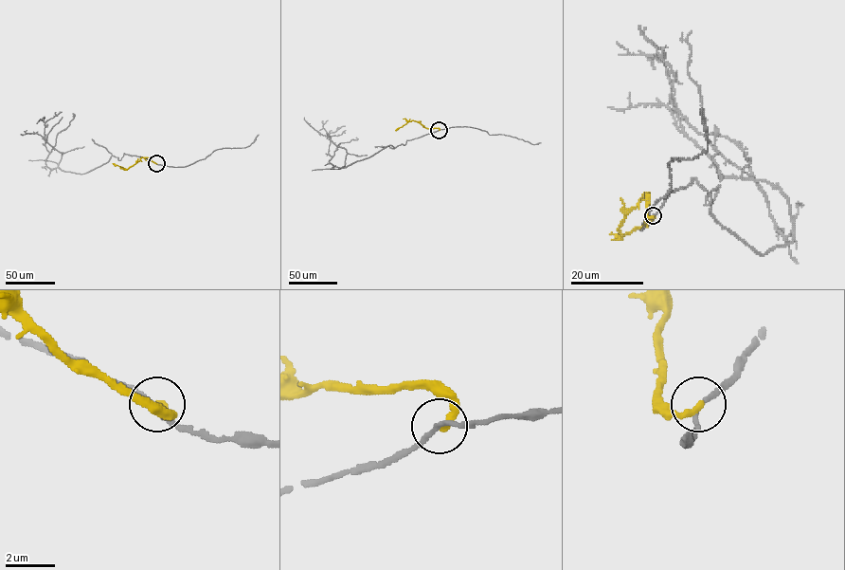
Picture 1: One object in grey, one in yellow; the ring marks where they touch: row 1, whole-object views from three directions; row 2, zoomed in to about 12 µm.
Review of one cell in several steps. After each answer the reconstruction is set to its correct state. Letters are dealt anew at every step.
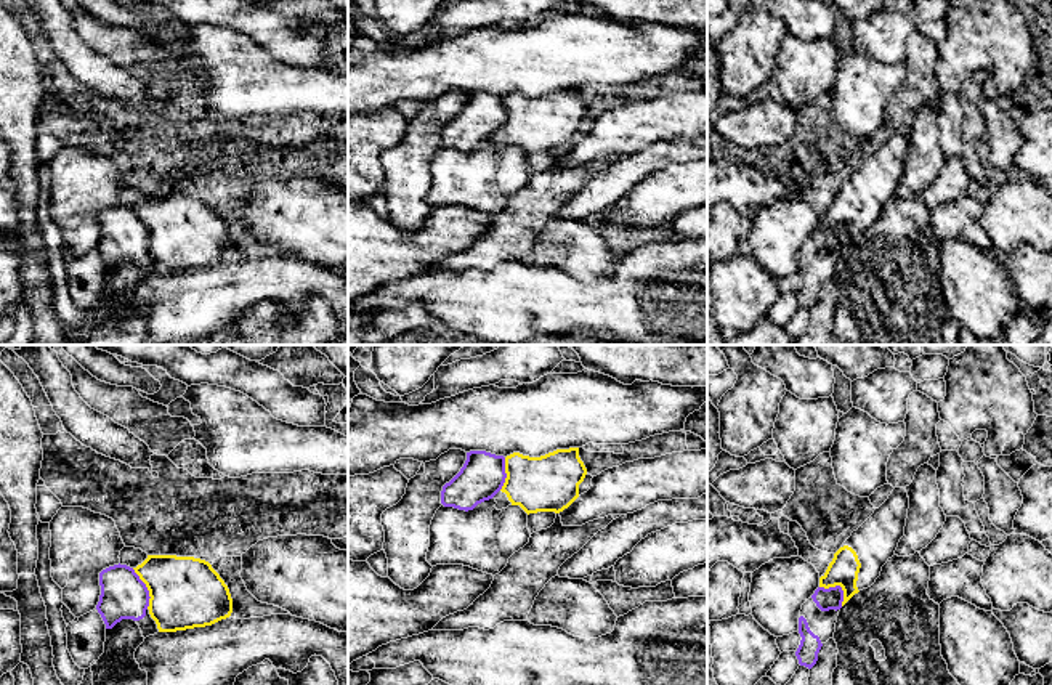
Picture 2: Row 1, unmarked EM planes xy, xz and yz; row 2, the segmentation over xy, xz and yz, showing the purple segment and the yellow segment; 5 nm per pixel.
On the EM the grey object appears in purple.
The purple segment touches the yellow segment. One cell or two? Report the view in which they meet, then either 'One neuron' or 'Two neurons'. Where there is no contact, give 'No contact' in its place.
Touches purple in xy. Two neurons

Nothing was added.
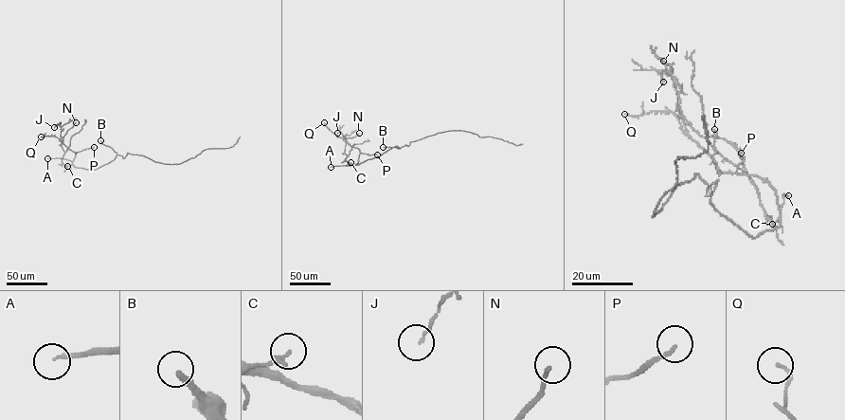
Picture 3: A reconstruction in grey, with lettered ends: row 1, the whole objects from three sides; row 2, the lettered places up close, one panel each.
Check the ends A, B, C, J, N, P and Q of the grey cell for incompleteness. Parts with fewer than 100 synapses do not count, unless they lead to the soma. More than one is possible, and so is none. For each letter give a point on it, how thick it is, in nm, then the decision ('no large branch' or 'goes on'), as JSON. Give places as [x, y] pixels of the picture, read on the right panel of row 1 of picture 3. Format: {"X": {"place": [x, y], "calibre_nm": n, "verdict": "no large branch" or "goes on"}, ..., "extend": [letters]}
{"A": {"place": [788, 195], "calibre_nm": 200, "verdict": "goes on"}, "B": {"place": [714, 129], "calibre_nm": 240, "verdict": "goes on"}, "C": {"place": [772, 224], "calibre_nm": 150, "verdict": "no large branch"}, "J": {"place": [663, 82], "calibre_nm": 80, "verdict": "no large branch"}, "N": {"place": [663, 61], "calibre_nm": 140, "verdict": "no large branch"}, "P": {"place": [741, 153], "calibre_nm": 140, "verdict": "no large branch"}, "Q": {"place": [624, 114], "calibre_nm": 100, "verdict": "no large branch"}, "extend": ["A", "B"]}

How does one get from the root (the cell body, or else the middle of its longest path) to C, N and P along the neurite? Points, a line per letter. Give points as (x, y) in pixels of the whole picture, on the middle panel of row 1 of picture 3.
C: (405, 145), (392, 147), (358, 164), (350, 162)
N: (405, 145), (395, 146), (377, 156), (352, 165), (345, 159), (348, 155), (344, 153), (346, 139), (359, 133)
P: (405, 145), (395, 146), (355, 165), (360, 153), (377, 155)

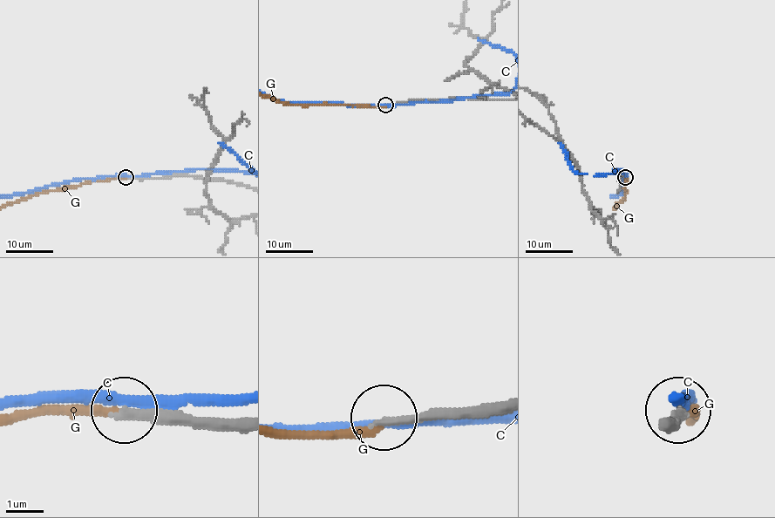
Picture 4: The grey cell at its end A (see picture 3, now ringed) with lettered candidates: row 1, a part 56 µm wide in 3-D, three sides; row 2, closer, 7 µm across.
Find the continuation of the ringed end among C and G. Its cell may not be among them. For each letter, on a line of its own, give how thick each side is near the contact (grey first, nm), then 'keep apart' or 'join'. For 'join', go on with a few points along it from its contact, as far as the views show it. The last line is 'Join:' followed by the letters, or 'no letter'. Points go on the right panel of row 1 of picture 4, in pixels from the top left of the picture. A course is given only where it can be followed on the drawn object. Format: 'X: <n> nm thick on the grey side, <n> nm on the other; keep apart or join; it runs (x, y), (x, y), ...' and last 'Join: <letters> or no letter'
C: 360 nm thick on the grey side, 240 nm on the other; keep apart
G: 240 nm thick on the grey side, 240 nm on the other; keep apart
Join: no letter

